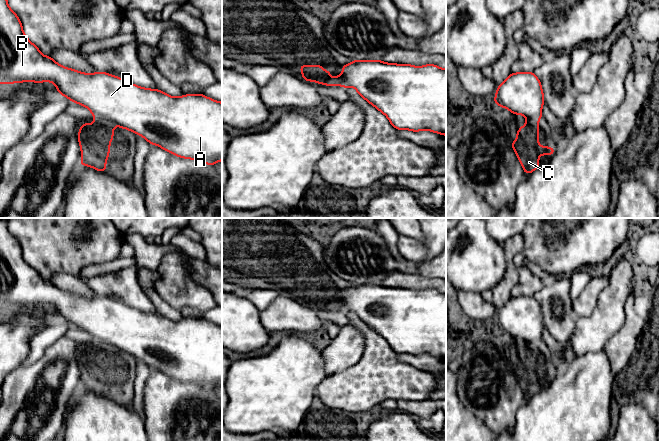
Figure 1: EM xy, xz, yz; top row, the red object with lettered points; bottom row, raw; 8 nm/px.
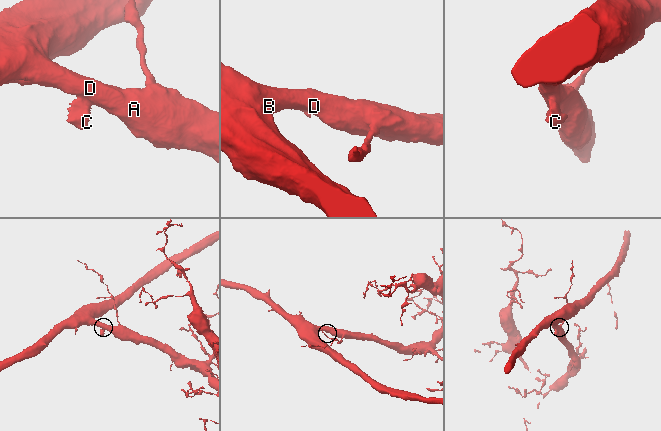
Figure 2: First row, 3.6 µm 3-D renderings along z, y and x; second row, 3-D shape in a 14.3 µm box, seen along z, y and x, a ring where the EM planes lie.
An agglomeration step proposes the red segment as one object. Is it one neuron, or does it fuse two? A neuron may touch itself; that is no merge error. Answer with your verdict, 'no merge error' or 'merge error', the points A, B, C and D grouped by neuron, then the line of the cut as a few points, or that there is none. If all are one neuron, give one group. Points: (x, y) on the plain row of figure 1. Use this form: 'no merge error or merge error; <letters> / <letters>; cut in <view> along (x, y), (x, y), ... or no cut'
merge error; A B D / C; cut in xy along (93, 346), (114, 349)

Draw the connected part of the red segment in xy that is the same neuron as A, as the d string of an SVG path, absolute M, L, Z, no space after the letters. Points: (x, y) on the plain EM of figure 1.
M0 218L0 308L22 306L51 306L60 319L88 332L95 348L127 353L177 381L211 390L222 385L222 326L204 318L173 321L106 296L87 298L62 290L43 279L27 262L20 243L8 229L6 218Z

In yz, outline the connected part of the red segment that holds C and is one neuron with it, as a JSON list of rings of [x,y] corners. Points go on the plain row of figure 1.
[[[523,348],[517,354],[517,363],[512,365],[511,371],[514,373],[518,384],[525,398],[531,398],[539,393],[540,379],[553,379],[555,372],[539,370],[539,351],[534,348]]]

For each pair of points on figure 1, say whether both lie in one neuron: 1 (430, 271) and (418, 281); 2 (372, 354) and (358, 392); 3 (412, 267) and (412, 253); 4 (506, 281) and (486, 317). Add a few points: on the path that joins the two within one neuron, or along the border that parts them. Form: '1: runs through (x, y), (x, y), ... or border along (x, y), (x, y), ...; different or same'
1: border along (402, 271), (433, 276), (435, 278); different
2: runs through (372, 363), (372, 378), (367, 383); same
3: border along (404, 257), (413, 261), (423, 261); different
4: border along (481, 295), (494, 307), (496, 313); different

